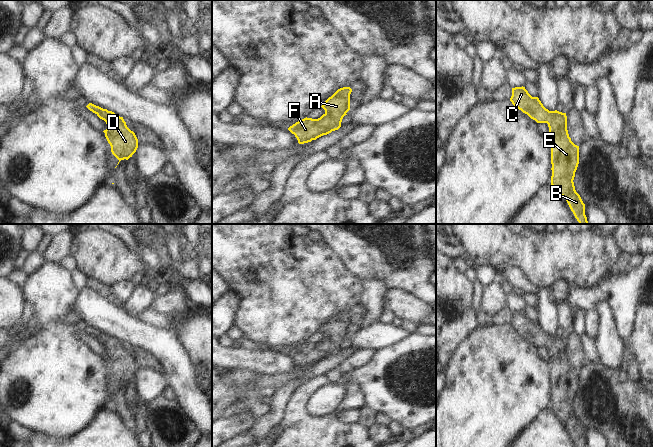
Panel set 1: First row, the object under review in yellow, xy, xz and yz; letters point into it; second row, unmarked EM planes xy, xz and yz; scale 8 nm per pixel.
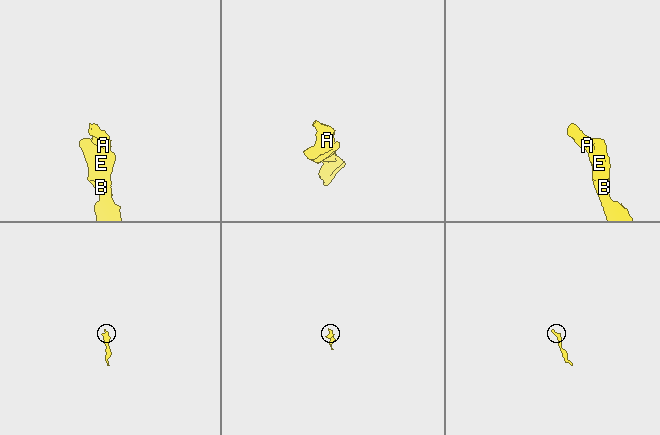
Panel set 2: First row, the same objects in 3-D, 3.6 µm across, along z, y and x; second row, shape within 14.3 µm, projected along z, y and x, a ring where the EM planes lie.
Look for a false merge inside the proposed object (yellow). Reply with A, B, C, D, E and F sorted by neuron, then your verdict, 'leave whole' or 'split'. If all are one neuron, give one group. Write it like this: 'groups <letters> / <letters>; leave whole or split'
groups A B C D E F; leave whole

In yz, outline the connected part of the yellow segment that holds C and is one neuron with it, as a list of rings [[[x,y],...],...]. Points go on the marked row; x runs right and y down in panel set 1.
[[[525,87],[512,88],[512,104],[537,123],[547,123],[551,144],[551,185],[563,196],[579,224],[589,224],[585,204],[574,186],[574,177],[579,164],[579,146],[569,137],[566,113],[549,111],[538,97],[532,97]]]

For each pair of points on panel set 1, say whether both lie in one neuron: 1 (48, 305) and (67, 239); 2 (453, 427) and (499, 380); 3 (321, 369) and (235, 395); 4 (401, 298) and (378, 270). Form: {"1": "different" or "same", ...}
{"1": "different", "2": "same", "3": "same", "4": "different"}

